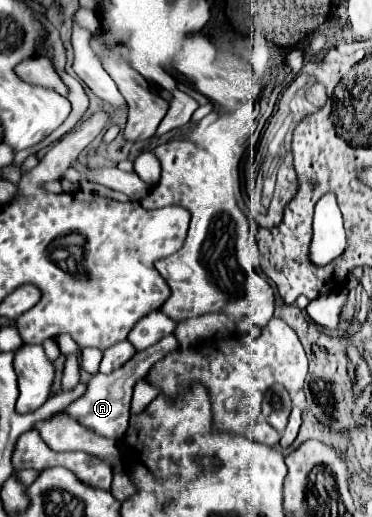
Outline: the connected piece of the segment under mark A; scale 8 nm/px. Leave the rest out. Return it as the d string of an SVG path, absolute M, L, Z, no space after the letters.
M175 333L171 335L165 335L159 343L155 343L153 347L149 347L147 351L139 351L135 353L123 367L115 369L113 373L109 375L103 375L103 373L97 373L95 377L91 377L89 385L87 385L87 391L83 397L79 397L75 403L71 403L65 411L79 419L81 425L89 427L91 431L95 431L97 435L103 435L103 437L109 437L109 439L123 439L123 435L127 433L127 427L129 427L129 405L131 405L131 393L133 393L133 385L141 379L147 377L149 369L159 361L163 359L165 355L173 353L175 349L179 347L177 343L177 337Z

